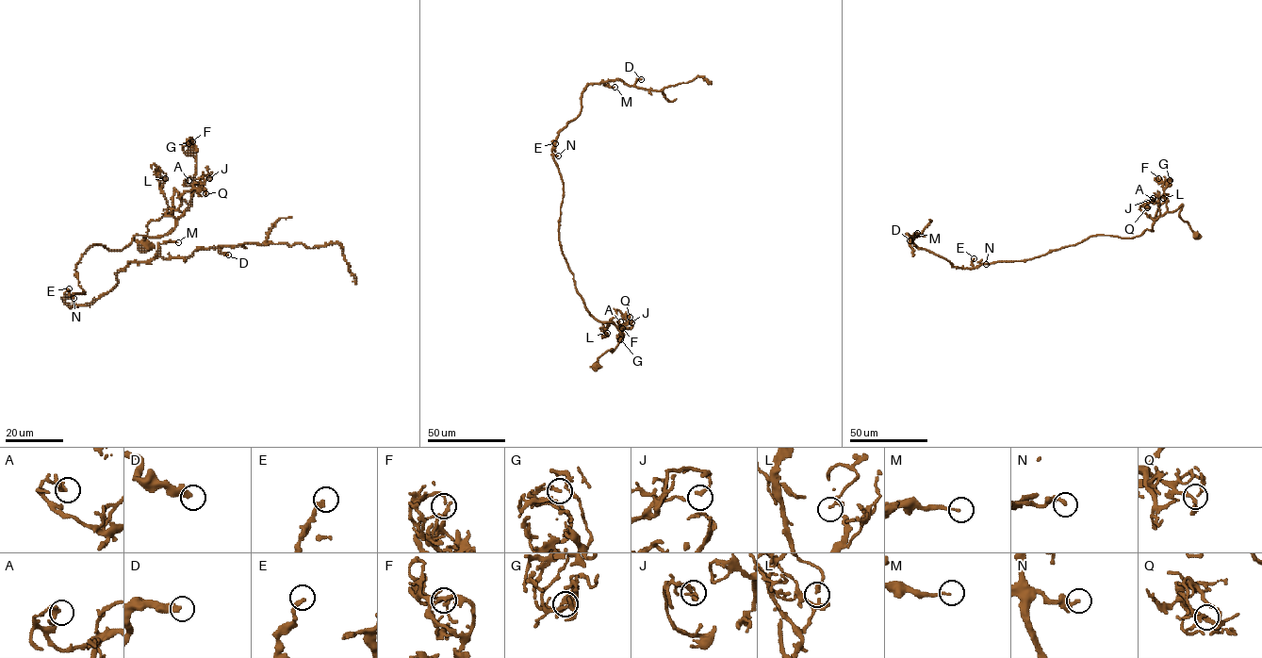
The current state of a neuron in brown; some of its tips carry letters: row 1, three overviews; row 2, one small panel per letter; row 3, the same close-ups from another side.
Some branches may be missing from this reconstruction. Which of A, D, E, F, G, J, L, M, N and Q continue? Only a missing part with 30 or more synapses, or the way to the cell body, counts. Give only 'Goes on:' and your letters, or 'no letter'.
Goes on: no letter

